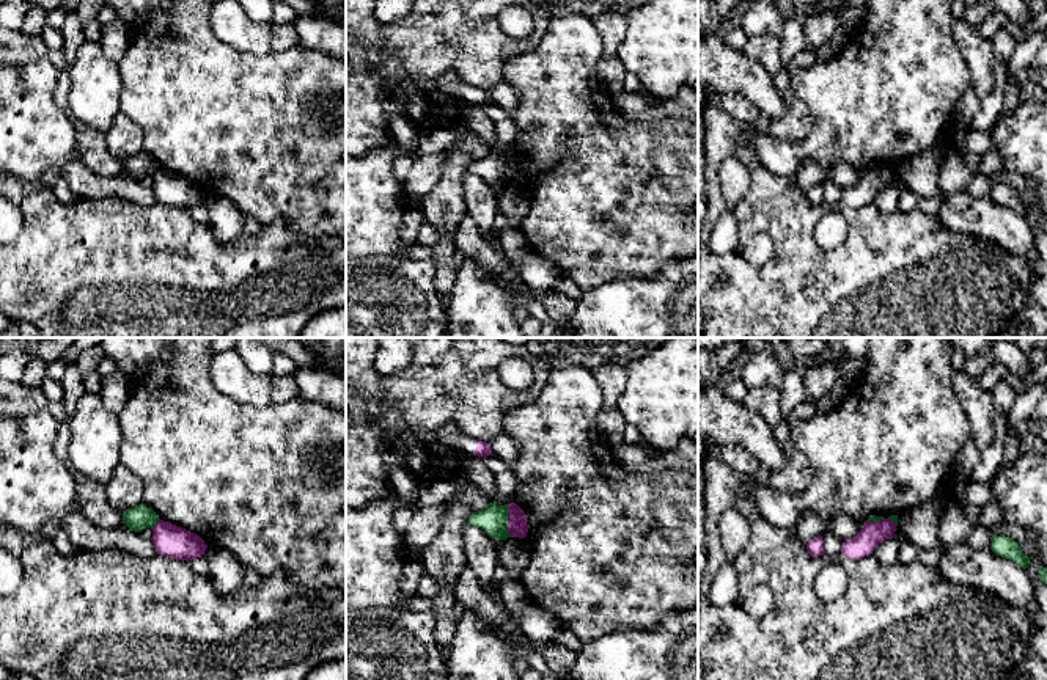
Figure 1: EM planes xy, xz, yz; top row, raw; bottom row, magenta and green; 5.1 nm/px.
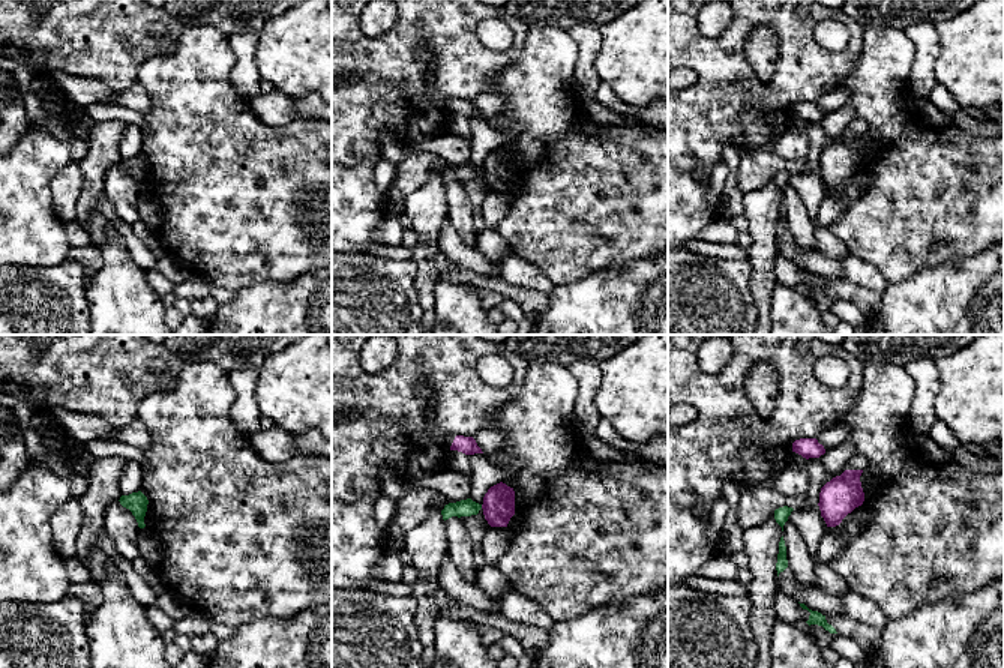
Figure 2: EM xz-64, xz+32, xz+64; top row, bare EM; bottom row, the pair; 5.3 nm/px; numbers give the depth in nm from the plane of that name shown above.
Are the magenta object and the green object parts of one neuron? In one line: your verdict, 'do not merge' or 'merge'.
do not merge

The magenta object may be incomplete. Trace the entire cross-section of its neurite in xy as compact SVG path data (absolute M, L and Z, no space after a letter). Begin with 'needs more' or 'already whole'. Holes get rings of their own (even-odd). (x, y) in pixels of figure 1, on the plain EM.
already whole; M163 168L152 176L151 188L157 203L187 210L201 206L208 196L200 184Z

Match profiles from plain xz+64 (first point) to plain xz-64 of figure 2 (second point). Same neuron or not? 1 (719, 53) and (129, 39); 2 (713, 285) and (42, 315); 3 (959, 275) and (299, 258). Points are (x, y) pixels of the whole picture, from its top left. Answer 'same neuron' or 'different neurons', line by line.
1: same neuron
2: same neuron
3: different neurons

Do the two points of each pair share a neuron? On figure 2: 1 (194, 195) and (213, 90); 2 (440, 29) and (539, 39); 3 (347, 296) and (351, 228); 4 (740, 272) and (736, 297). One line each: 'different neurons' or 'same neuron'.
1: same neuron
2: different neurons
3: different neurons
4: same neuron

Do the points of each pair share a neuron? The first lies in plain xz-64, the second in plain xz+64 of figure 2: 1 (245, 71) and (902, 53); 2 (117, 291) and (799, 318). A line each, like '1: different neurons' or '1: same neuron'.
1: different neurons
2: same neuron

